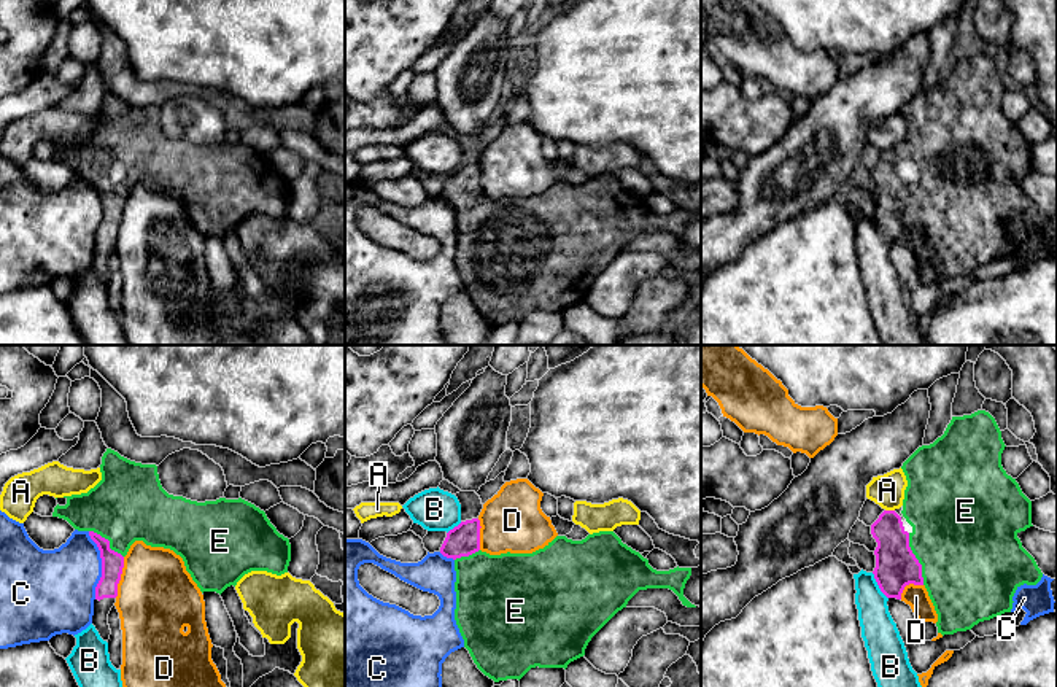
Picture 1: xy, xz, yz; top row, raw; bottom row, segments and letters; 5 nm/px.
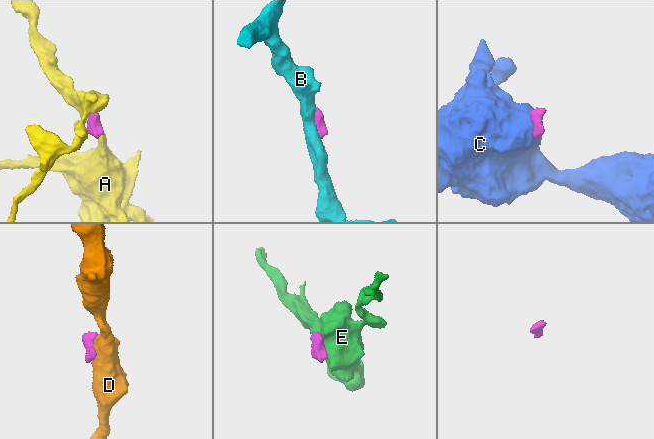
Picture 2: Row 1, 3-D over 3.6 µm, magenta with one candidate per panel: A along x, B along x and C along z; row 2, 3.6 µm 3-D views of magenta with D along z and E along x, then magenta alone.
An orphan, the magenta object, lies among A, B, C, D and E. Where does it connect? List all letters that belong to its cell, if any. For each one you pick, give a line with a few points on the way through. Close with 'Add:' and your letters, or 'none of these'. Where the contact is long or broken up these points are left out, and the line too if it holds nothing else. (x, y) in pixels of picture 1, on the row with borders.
Add: E

